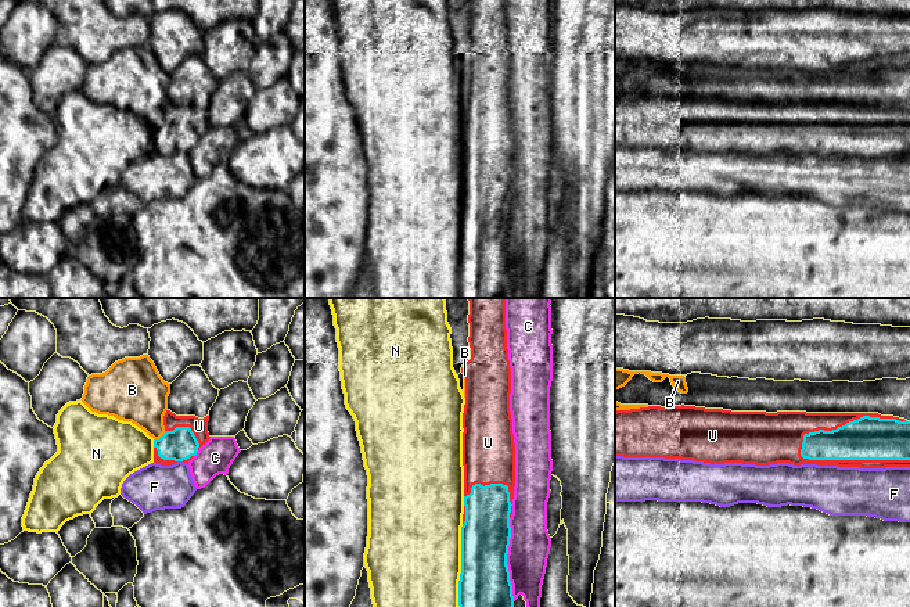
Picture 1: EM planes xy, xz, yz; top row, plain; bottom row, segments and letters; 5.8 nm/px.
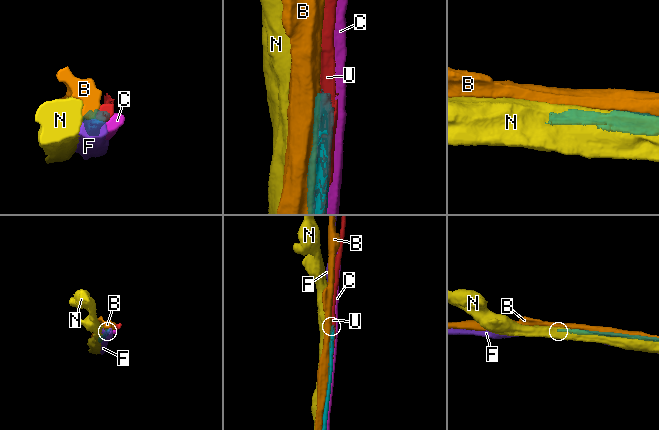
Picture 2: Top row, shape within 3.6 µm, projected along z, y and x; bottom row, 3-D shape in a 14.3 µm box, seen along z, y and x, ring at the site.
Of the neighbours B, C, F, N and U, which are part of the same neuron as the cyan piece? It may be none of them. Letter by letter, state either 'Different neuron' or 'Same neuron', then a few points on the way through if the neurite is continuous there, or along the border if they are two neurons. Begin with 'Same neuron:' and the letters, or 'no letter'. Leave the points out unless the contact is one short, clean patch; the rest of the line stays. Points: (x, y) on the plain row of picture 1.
Same neuron: U
B: Different neuron
C: Different neuron
F: Different neuron
N: Different neuron
U: Same neuron

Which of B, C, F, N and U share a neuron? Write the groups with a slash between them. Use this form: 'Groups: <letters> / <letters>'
Groups: B / C / F / N / U

